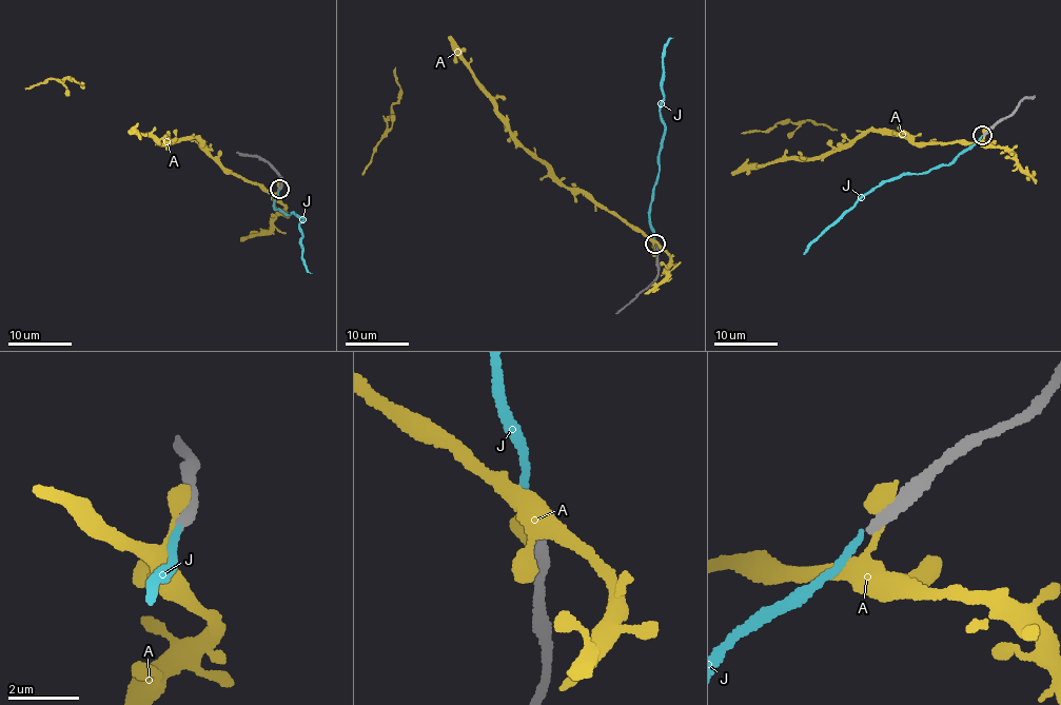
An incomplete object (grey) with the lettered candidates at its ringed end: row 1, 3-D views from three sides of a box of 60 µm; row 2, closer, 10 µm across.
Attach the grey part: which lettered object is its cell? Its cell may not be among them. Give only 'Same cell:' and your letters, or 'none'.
Same cell: J

